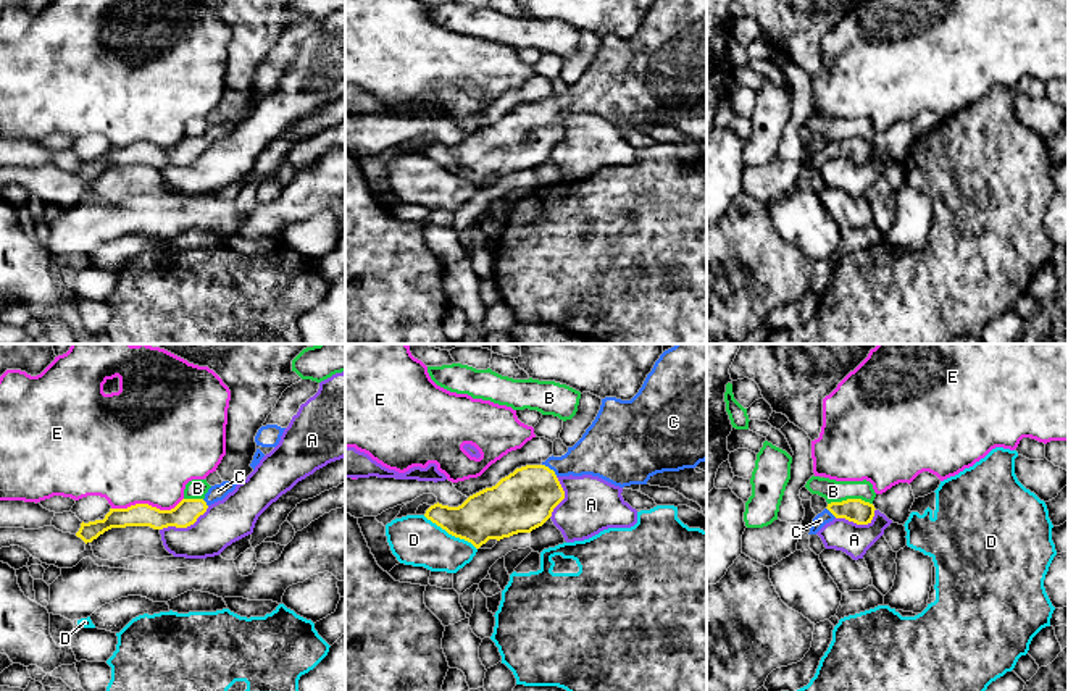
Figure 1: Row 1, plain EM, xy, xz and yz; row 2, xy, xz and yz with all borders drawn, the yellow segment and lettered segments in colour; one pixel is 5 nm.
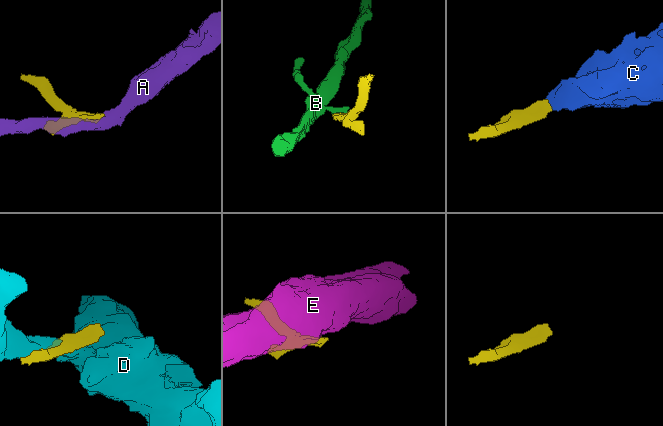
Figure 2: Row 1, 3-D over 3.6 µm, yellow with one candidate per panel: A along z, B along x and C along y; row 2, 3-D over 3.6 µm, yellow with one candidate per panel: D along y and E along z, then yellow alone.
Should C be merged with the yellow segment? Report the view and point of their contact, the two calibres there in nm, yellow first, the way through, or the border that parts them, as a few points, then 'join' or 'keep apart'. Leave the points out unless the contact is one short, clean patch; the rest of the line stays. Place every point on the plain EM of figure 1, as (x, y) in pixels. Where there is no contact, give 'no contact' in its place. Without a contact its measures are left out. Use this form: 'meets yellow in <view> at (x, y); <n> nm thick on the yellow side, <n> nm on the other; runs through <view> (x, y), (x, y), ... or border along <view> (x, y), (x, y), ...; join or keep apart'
meets yellow in xz at (549, 107); 300 nm thick on the yellow side, 220 nm on the other; runs through xz (523, 139), (549, 107), (576, 100), (596, 91); join

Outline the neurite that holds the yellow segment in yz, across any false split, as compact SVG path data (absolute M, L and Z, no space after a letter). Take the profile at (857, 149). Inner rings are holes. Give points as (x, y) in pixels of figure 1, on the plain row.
M847 137L842 140L831 140L813 157L808 173L816 173L826 161L834 157L845 157L857 163L868 163L874 155L874 144L861 137Z

